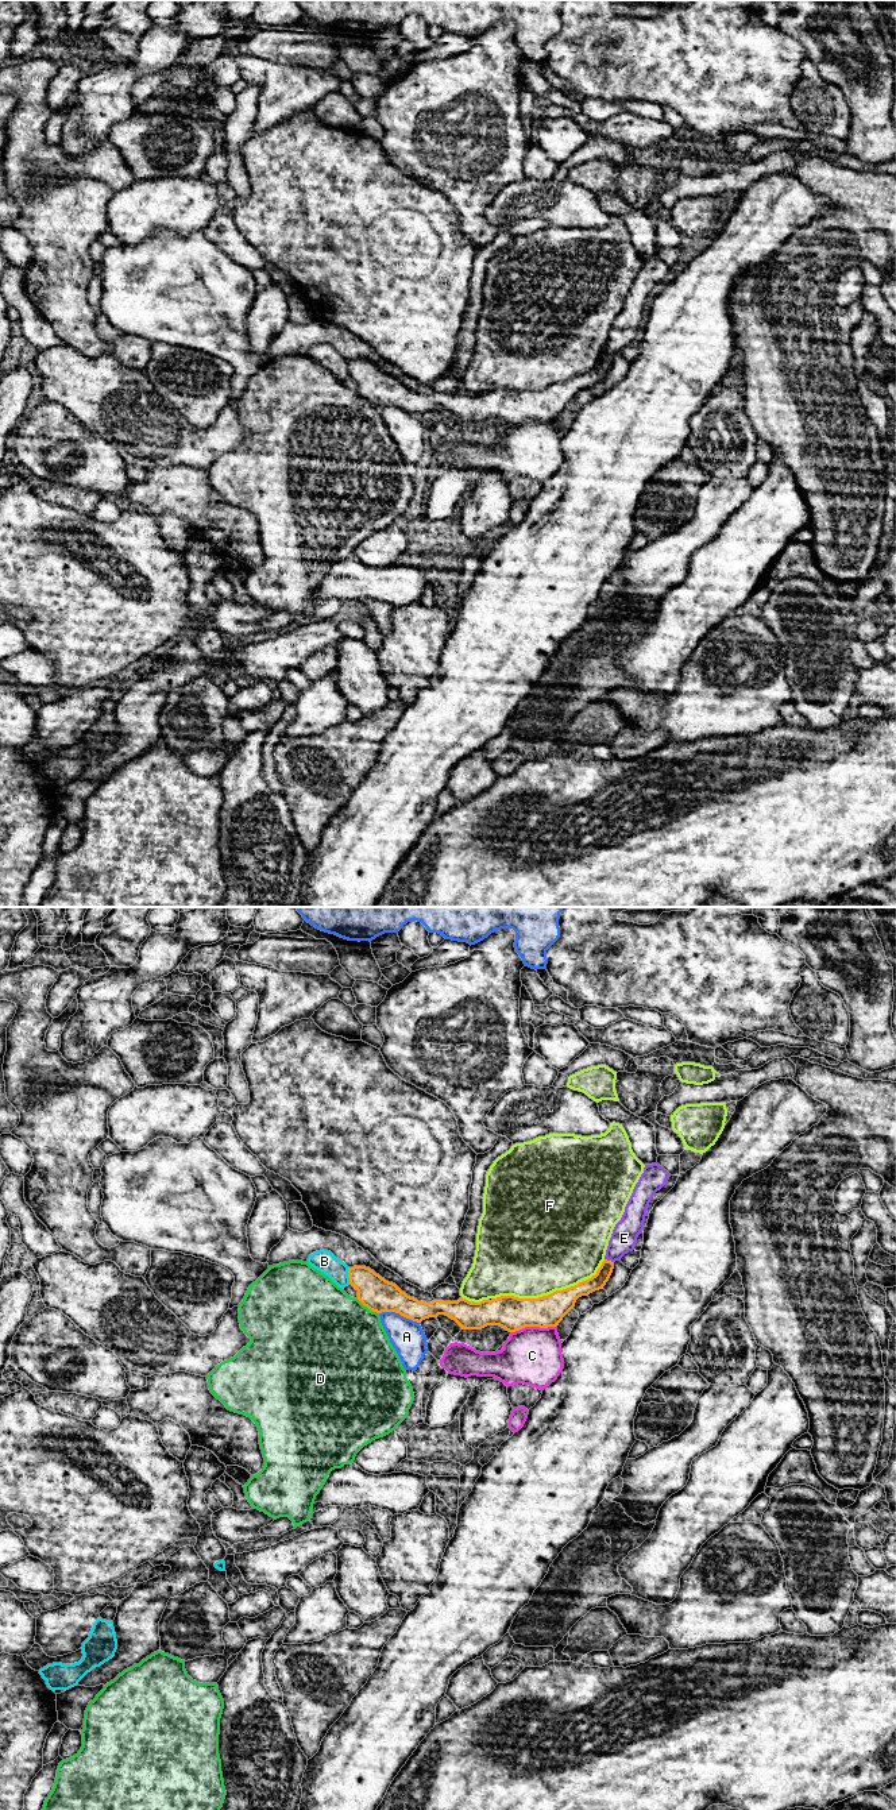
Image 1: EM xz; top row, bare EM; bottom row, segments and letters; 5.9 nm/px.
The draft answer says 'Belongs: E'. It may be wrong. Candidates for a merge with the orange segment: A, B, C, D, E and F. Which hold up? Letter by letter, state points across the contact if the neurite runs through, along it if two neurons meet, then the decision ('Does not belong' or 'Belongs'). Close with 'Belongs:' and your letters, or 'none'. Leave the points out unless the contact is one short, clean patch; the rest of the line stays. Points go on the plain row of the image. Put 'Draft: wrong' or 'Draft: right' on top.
Draft: right
A: Does not belong
B: Boundary: xz (347, 361), (350, 375). Does not belong
C: Does not belong
D: Does not belong
E: Path across: xz (598, 374), (609, 354), (624, 331). Belongs
F: Does not belong
Belongs: E

